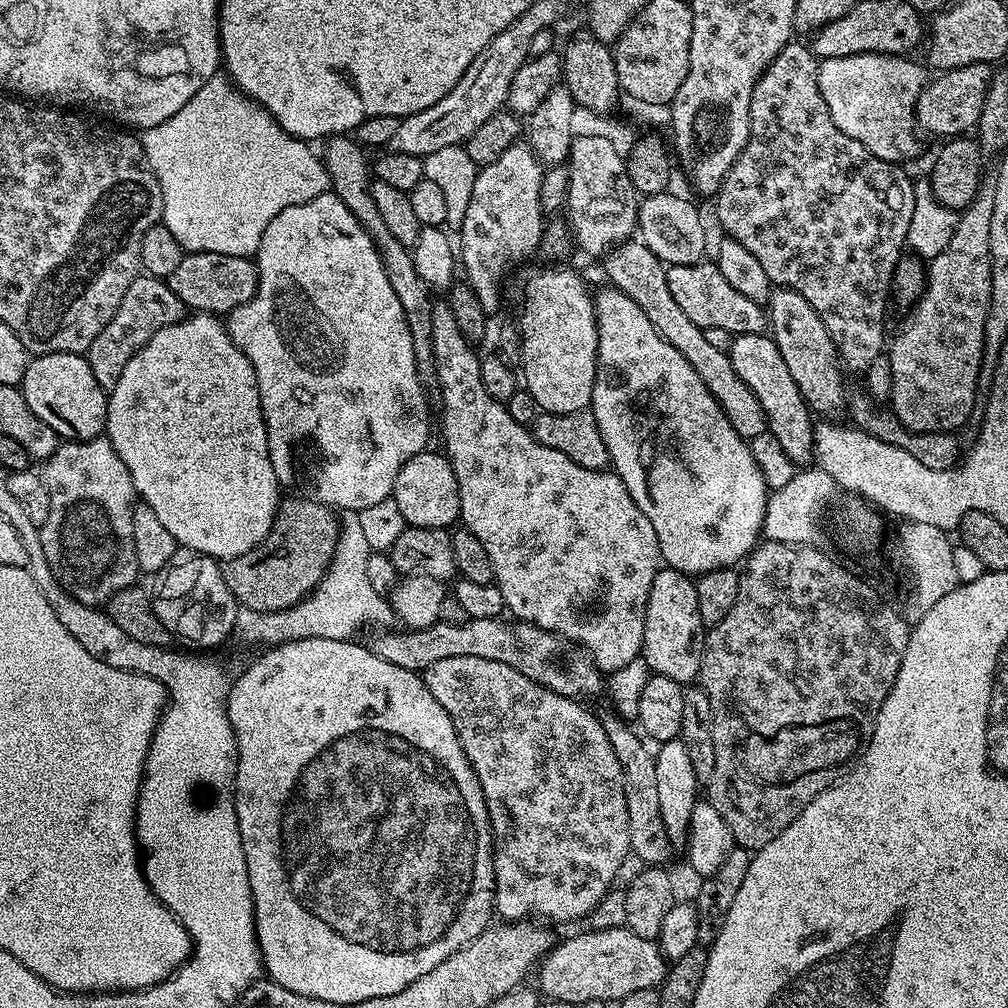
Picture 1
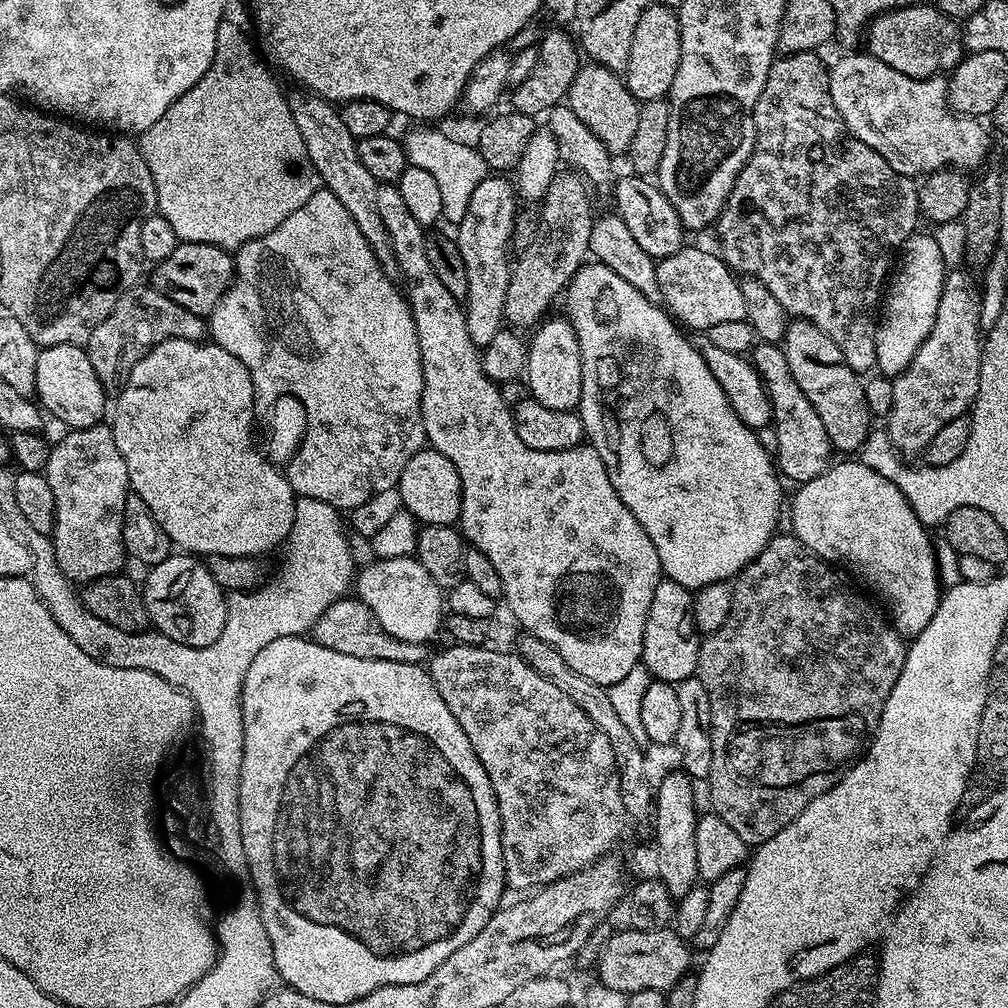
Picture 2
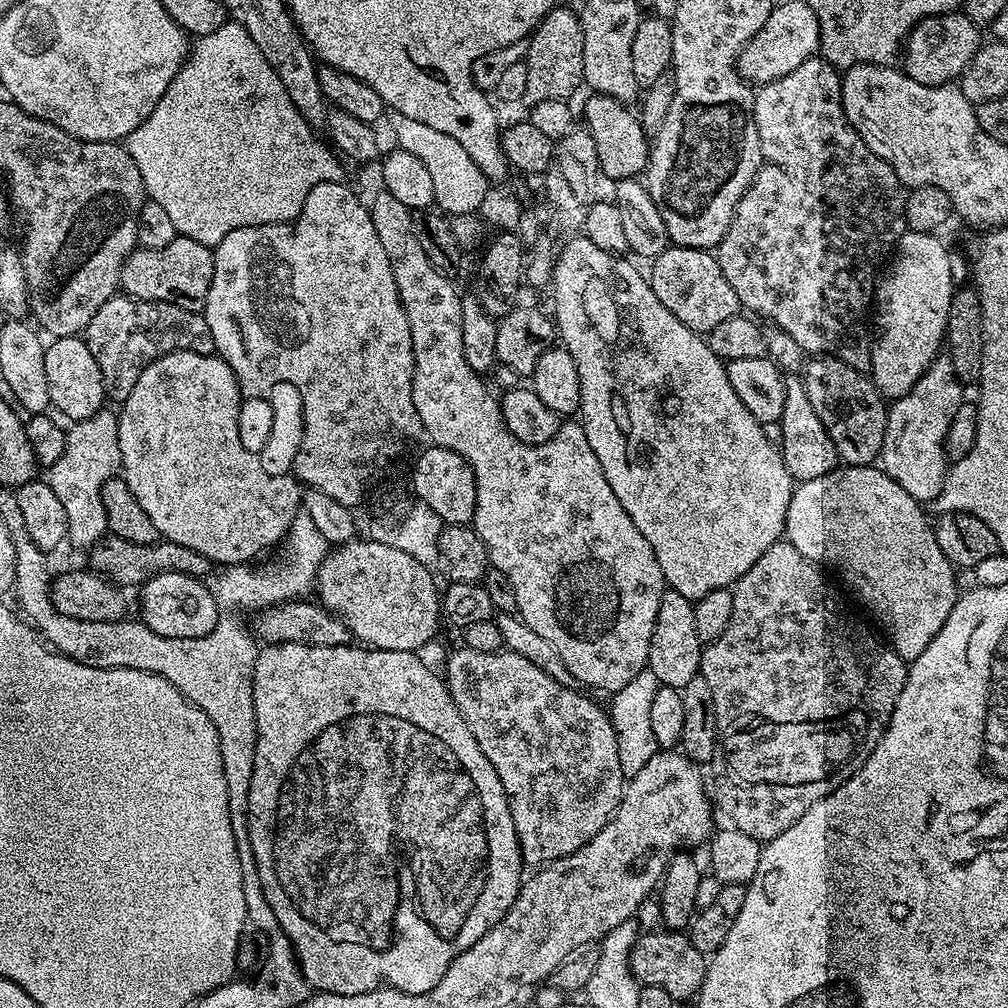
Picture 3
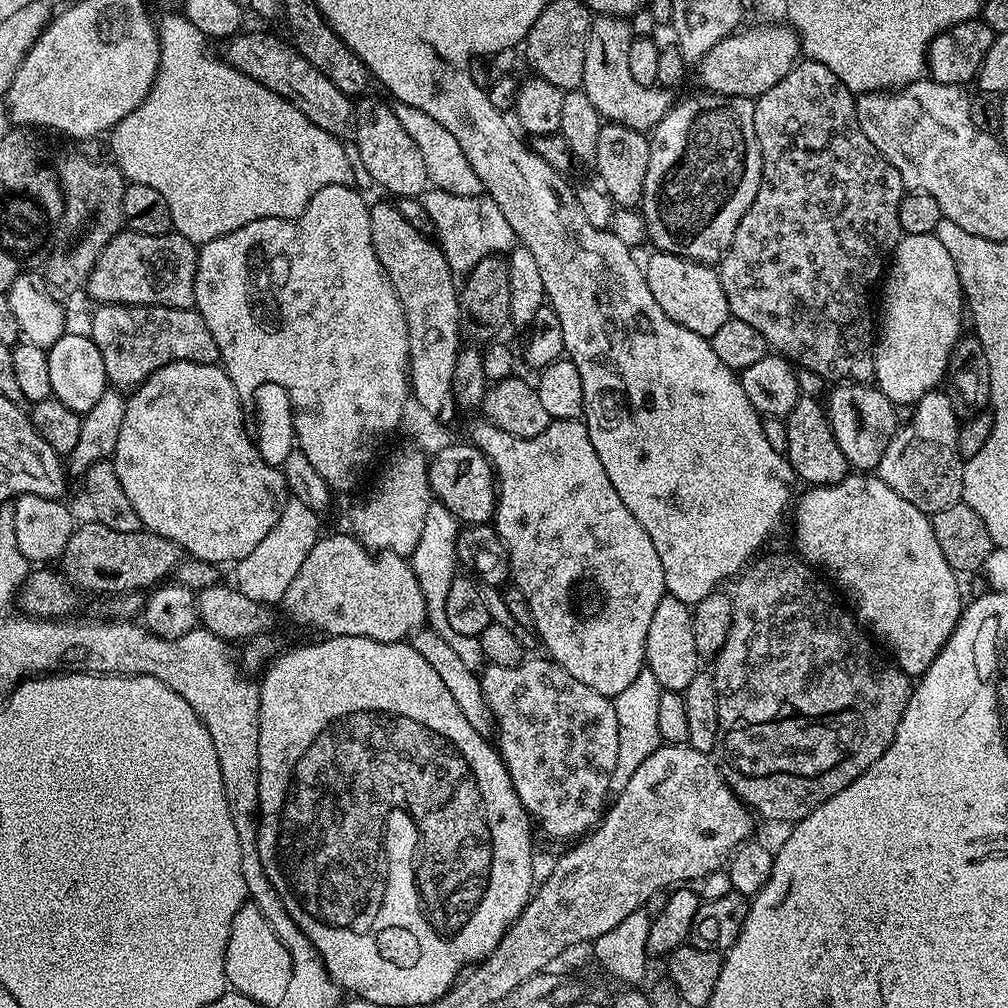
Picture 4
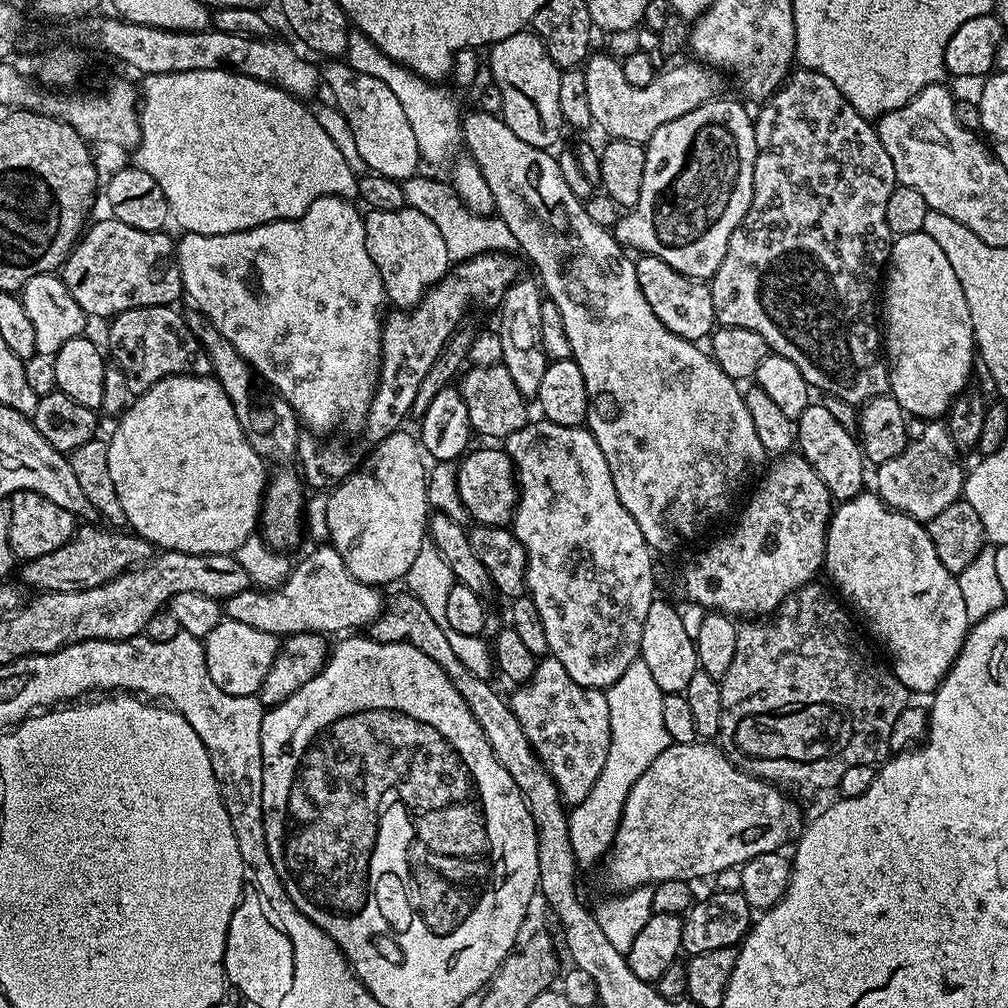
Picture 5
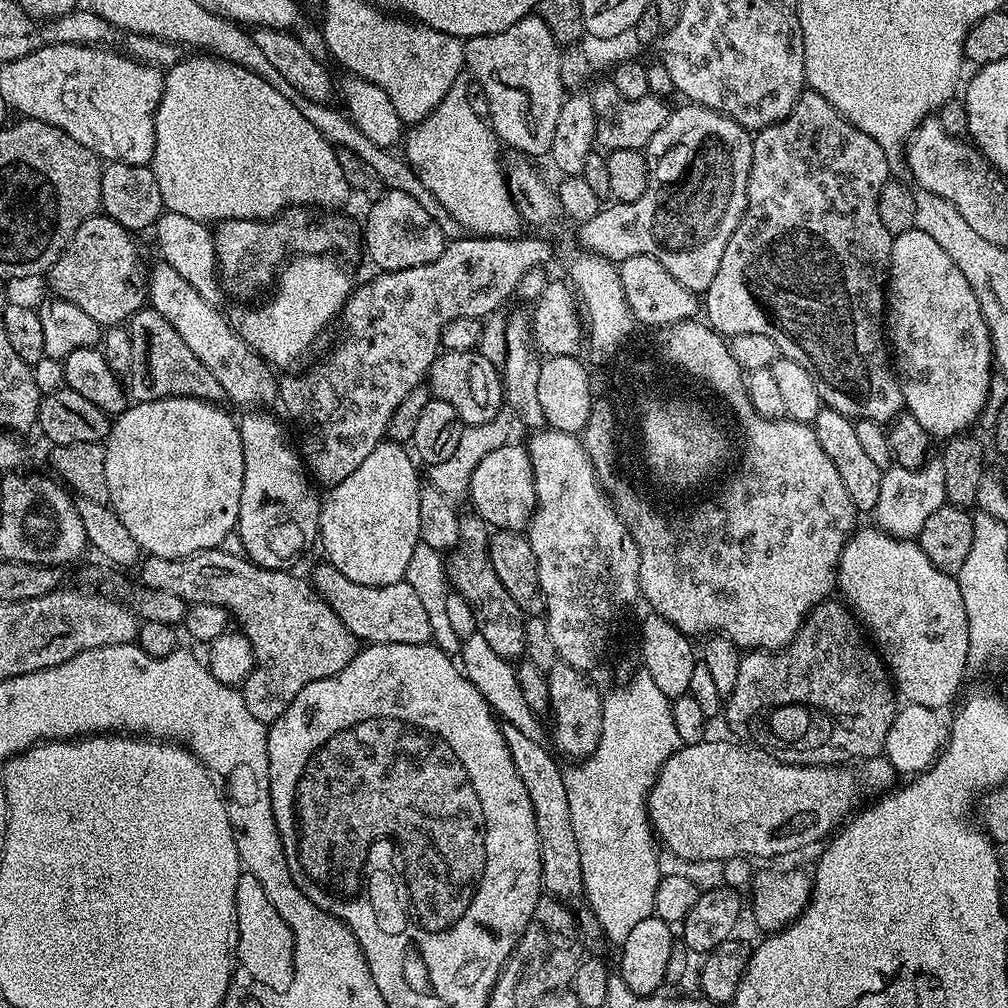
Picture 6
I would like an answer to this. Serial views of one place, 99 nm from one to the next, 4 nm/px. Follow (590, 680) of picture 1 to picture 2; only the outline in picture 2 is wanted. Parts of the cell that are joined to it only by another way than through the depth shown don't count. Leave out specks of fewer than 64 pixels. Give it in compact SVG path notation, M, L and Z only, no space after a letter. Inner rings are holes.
M345 598L331 604L326 614L322 614L318 622L314 622L310 638L318 646L326 646L326 650L338 650L338 654L350 654L350 658L362 658L363 660L385 660L386 662L423 665L430 656L427 643L399 641L392 634L388 634L379 625L375 614L359 598Z

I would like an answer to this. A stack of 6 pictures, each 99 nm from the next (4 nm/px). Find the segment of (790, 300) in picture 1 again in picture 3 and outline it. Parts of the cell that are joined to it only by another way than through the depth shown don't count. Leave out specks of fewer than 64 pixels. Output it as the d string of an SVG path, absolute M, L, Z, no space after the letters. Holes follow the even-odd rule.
M816 354L805 363L802 373L806 398L814 406L830 442L834 442L837 457L848 466L872 466L880 459L884 431L888 421L885 397L865 373L854 370L831 354Z

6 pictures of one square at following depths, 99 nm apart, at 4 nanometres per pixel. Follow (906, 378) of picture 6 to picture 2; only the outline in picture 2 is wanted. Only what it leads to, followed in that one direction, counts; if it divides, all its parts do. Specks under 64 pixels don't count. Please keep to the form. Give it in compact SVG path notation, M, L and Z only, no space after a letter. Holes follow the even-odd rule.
M917 230L906 238L904 247L894 264L894 271L886 284L886 291L882 296L882 303L878 309L876 329L876 368L887 378L895 378L906 370L906 366L918 354L918 346L926 342L930 330L934 326L934 314L938 312L938 298L942 298L944 289L944 252L940 249L941 241L935 235L927 236L923 230Z

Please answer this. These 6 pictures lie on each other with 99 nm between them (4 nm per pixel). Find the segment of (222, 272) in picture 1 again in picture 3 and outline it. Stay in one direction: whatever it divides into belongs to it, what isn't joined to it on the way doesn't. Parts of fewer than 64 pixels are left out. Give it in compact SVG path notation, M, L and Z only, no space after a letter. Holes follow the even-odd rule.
M179 234L170 246L137 247L129 253L120 270L119 291L123 295L133 296L135 300L161 300L182 306L182 310L203 312L204 299L210 290L210 278L214 274L212 253L209 245Z

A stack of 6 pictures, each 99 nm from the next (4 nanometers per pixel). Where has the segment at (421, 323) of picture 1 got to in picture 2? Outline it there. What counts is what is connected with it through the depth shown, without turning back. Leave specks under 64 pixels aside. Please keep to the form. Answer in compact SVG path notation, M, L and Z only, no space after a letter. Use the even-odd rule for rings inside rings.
M293 95L288 105L294 114L294 126L298 126L298 134L302 134L306 154L316 170L319 183L328 188L330 194L342 202L342 206L346 206L350 218L354 218L354 226L362 230L362 238L366 238L384 273L393 278L399 277L400 267L390 246L390 234L386 234L386 226L378 211L380 181L374 178L374 174L370 174L370 170L366 170L366 166L362 166L356 149L357 139L350 134L350 130L346 130L337 105L333 101L323 100L321 96L300 95L304 96Z

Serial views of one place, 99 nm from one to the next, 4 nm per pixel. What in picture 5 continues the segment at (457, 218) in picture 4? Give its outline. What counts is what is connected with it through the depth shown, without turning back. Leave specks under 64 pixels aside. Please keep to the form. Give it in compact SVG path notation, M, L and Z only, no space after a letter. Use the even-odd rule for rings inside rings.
M415 174L401 181L405 205L425 214L426 218L437 226L441 231L442 238L445 239L447 254L451 261L469 260L470 257L488 252L514 254L519 251L518 240L511 233L510 226L506 222L502 222L500 217L494 214L478 215L461 201L449 181L422 175Z

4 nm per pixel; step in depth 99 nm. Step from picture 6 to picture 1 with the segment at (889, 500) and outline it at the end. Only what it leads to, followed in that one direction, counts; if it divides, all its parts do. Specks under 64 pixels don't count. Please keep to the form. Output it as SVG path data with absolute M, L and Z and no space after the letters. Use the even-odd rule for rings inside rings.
M985 171L980 178L980 189L978 194L970 202L970 206L966 206L960 213L955 228L949 236L946 246L937 256L931 257L930 263L926 268L926 281L924 284L924 293L920 299L916 301L912 312L908 316L908 325L897 334L891 337L890 347L886 352L886 361L892 367L892 404L891 411L909 432L956 432L968 420L968 415L972 412L972 407L976 404L976 387L980 384L980 364L985 363L984 358L984 327L986 326L986 318L992 306L992 239L990 238L990 226L994 218L994 198L998 190L998 175L995 171Z

